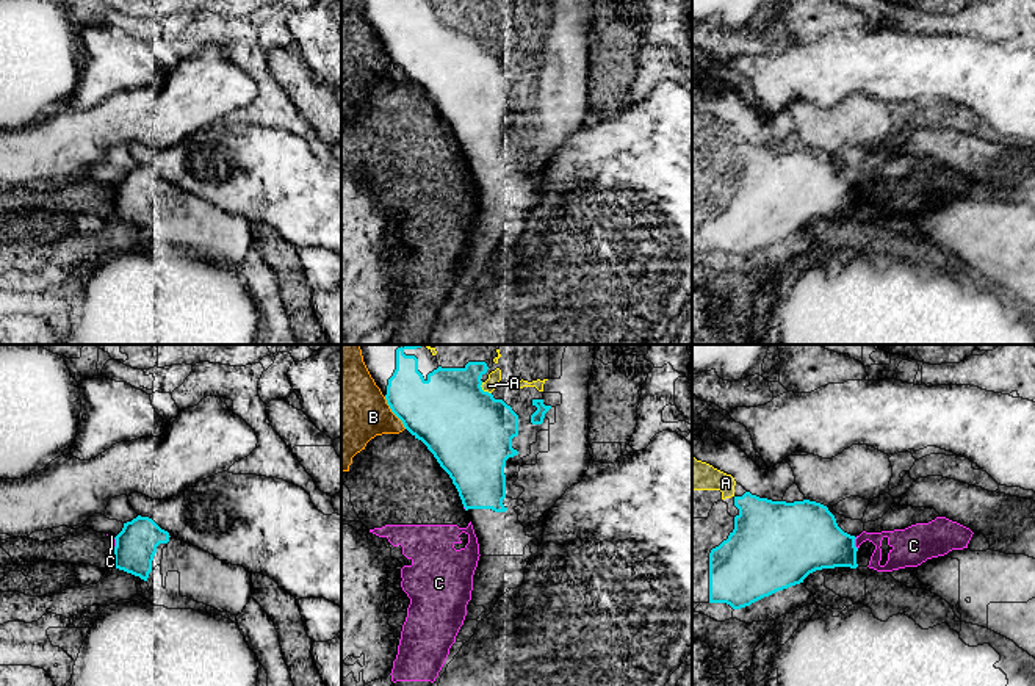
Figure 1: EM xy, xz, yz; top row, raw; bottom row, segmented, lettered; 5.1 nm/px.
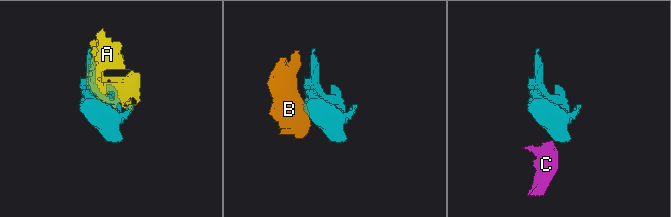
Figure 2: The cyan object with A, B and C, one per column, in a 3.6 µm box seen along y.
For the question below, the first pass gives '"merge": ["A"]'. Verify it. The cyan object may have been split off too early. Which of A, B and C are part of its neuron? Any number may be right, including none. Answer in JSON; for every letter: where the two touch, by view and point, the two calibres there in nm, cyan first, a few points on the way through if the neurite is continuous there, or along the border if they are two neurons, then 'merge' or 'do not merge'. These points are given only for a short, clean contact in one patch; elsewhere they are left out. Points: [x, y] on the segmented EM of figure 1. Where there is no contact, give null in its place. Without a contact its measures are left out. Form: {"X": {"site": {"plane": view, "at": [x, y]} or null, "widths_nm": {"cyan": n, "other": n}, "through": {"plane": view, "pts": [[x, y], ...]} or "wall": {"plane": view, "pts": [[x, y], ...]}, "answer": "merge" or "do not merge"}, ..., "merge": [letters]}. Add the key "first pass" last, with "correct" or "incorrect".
{"A": {"site": {"plane": "xz", "at": [483, 390]}, "widths_nm": {"cyan": 440, "other": 70}, "answer": "merge"}, "B": {"site": {"plane": "xz", "at": [392, 411]}, "widths_nm": {"cyan": 360, "other": 420}, "wall": {"plane": "xz", "pts": [[384, 397], [390, 411], [406, 428]]}, "answer": "do not merge"}, "C": {"site": {"plane": "yz", "at": [854, 544]}, "widths_nm": {"cyan": 340, "other": 130}, "wall": {"plane": "yz", "pts": [[855, 537], [857, 548]]}, "answer": "do not merge"}, "merge": ["A"], "first pass": "correct"}

